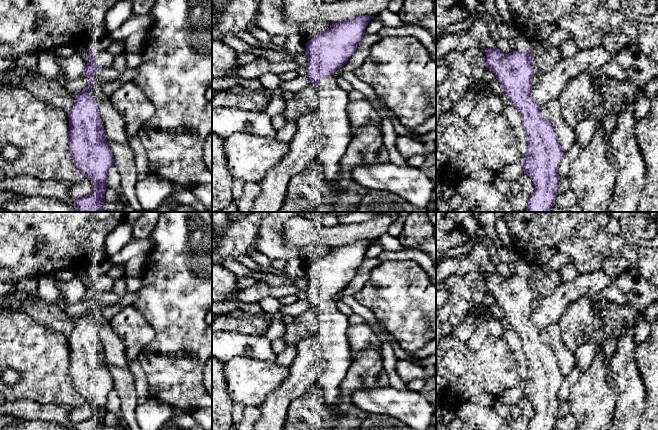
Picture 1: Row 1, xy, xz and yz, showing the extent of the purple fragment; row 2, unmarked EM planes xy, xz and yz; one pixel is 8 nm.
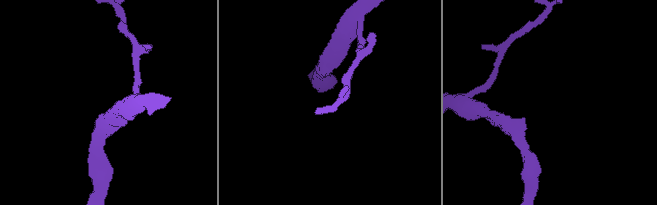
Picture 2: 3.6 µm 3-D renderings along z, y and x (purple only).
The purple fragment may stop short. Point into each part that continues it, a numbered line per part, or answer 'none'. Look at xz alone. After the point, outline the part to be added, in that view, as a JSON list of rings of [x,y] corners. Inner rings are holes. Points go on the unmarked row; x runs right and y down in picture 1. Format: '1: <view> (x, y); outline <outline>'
1: xz (336, 357); outline [[[334,301],[324,303],[319,311],[319,341],[321,349],[321,367],[322,370],[318,377],[318,384],[321,387],[321,391],[324,395],[325,408],[332,413],[340,413],[334,409],[339,395],[340,395],[340,384],[345,378],[348,369],[352,363],[352,356],[350,352],[350,346],[347,339],[347,330],[349,327],[348,316],[340,312],[335,306]]]

